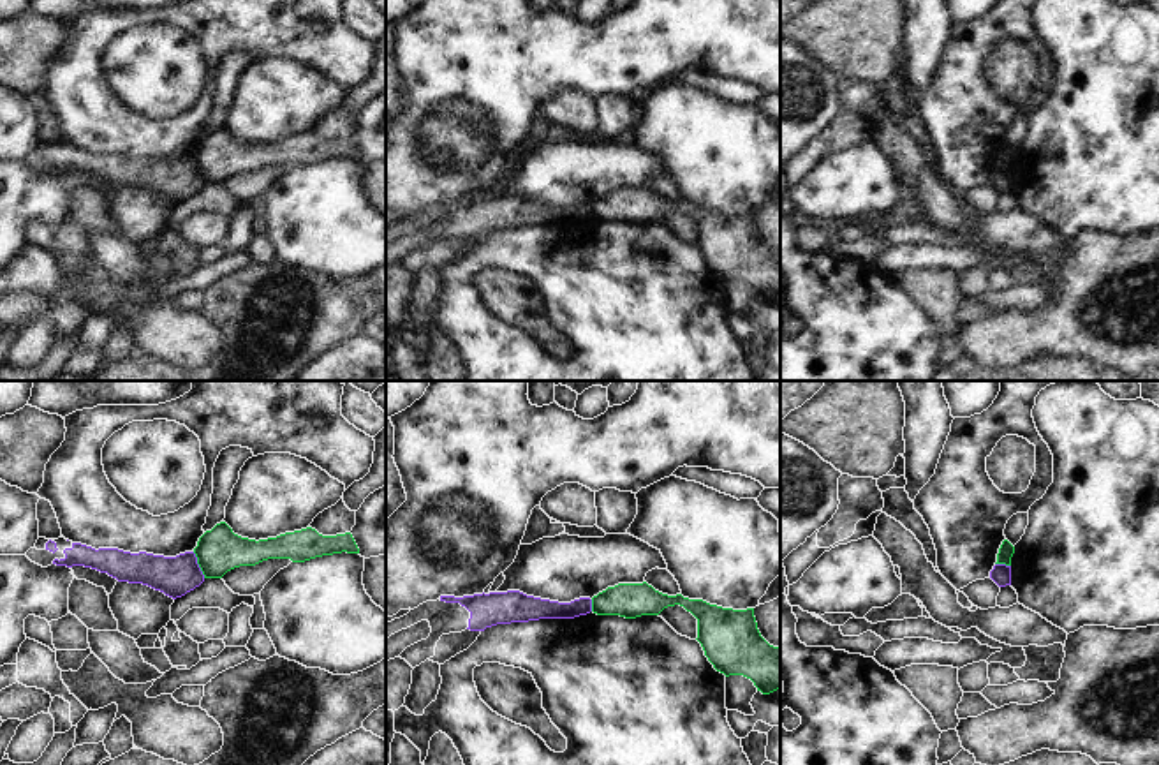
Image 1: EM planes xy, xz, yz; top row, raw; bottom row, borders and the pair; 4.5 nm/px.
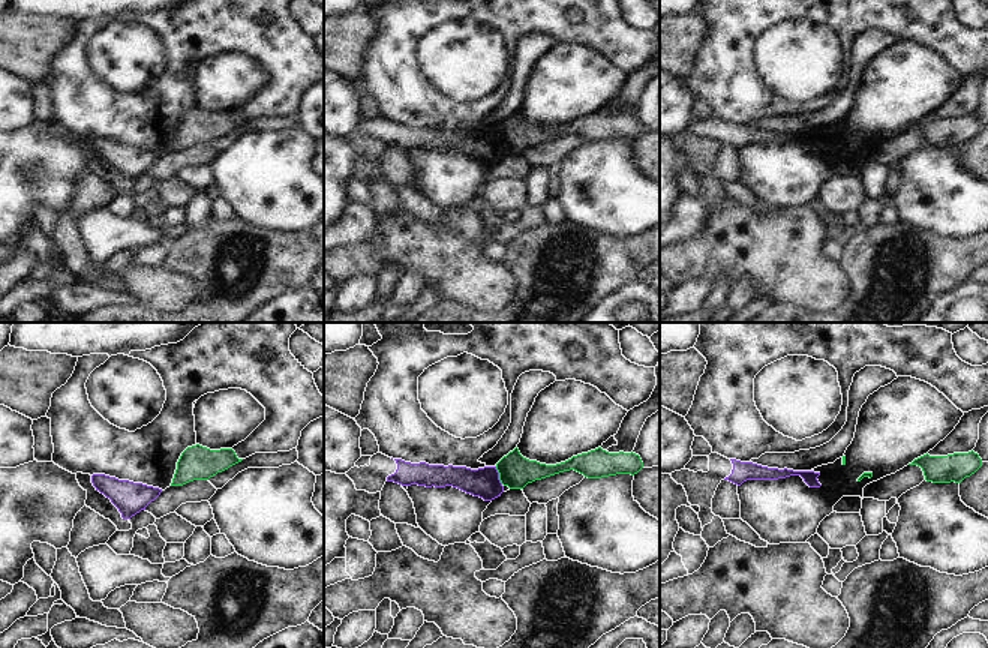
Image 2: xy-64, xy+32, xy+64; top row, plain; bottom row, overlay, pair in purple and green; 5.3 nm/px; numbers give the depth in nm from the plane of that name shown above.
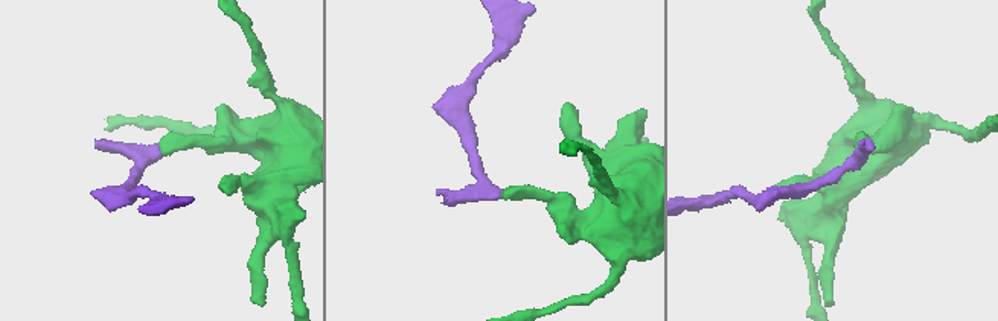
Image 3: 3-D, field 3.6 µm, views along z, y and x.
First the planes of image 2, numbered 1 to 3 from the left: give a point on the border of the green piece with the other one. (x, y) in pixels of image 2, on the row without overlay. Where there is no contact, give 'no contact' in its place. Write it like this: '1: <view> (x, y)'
1: no contact
2: xy+32 (498, 140)
3: no contact

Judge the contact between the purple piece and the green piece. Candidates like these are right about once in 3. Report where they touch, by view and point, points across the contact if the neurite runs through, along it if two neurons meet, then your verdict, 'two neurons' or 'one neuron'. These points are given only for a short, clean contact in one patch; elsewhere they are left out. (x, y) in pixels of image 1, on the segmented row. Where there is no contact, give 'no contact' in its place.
xy (198, 564) | along xy (192, 552), (205, 577) | two neurons

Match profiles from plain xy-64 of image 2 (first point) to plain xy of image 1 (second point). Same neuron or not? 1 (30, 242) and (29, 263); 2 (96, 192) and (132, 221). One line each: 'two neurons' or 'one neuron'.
1: one neuron
2: two neurons

